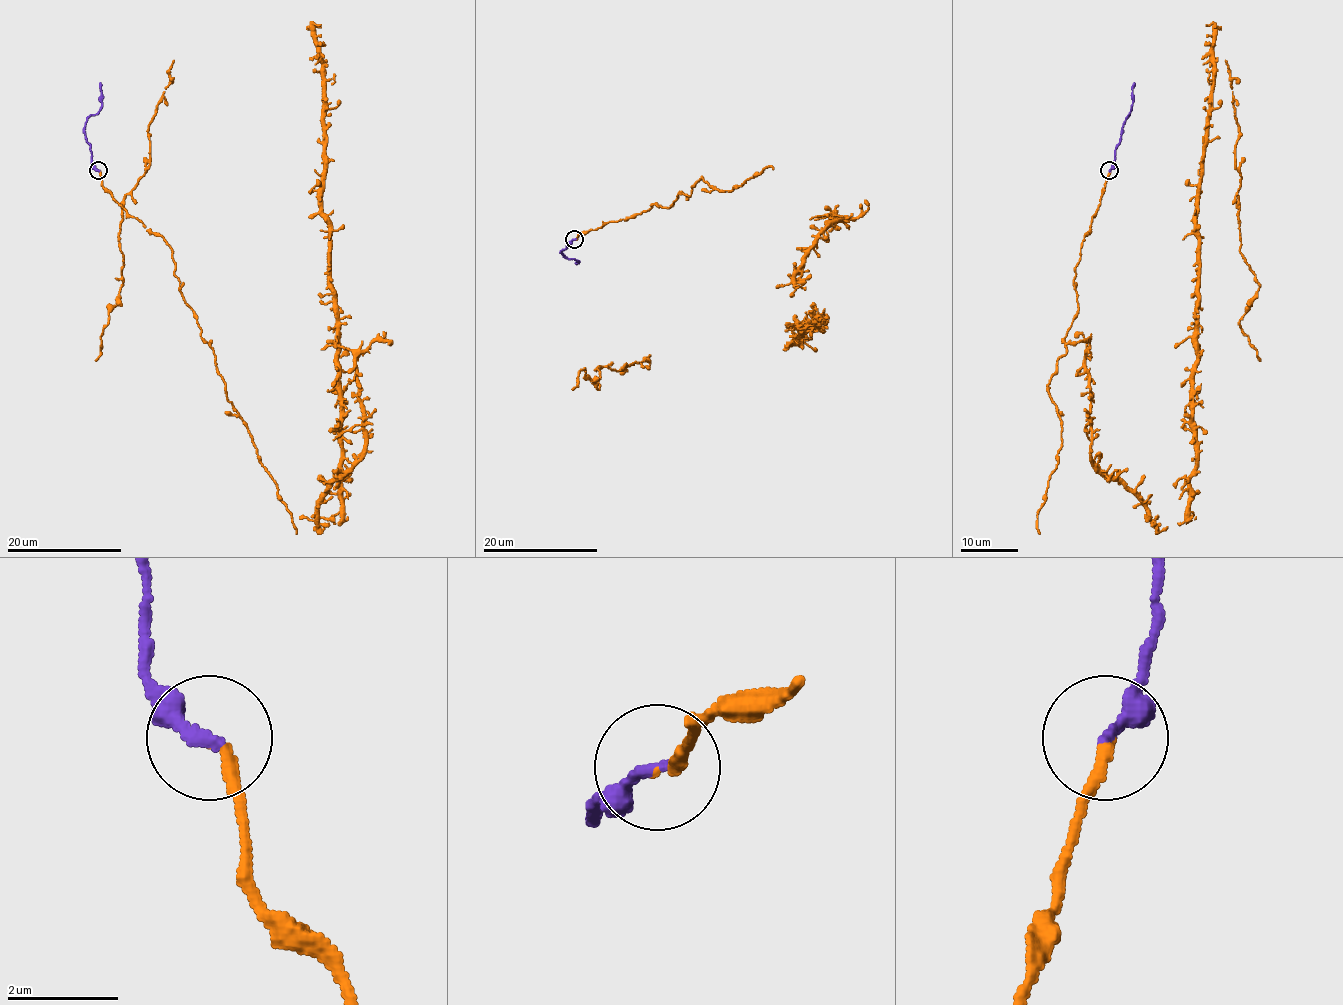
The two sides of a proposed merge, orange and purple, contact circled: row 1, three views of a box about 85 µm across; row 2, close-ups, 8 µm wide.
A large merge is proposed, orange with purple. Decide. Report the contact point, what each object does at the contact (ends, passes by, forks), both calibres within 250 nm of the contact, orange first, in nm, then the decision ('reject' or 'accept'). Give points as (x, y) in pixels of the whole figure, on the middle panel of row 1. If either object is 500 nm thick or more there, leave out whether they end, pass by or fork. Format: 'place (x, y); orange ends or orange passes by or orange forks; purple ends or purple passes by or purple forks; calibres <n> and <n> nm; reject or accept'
place (574, 239); orange ends; purple ends; calibres 190 and 260 nm; accept

